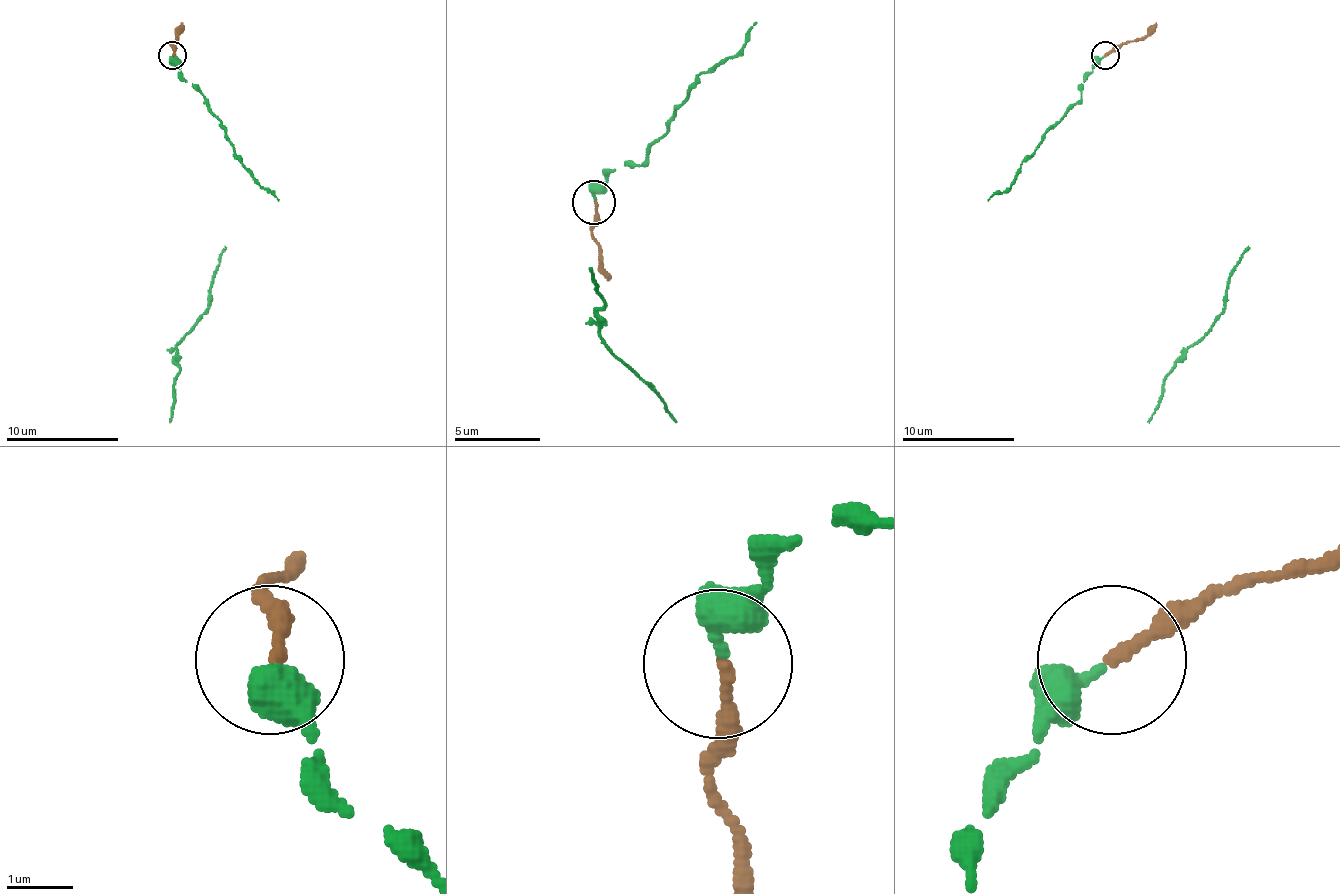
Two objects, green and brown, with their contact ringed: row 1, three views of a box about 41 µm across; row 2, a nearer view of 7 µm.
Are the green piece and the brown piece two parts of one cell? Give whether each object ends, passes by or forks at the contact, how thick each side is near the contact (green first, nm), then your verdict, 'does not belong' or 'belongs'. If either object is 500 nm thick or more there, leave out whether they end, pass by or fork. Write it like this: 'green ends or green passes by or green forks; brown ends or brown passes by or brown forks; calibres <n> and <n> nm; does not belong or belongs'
green ends; brown ends; calibres 440 and 190 nm; does not belong

